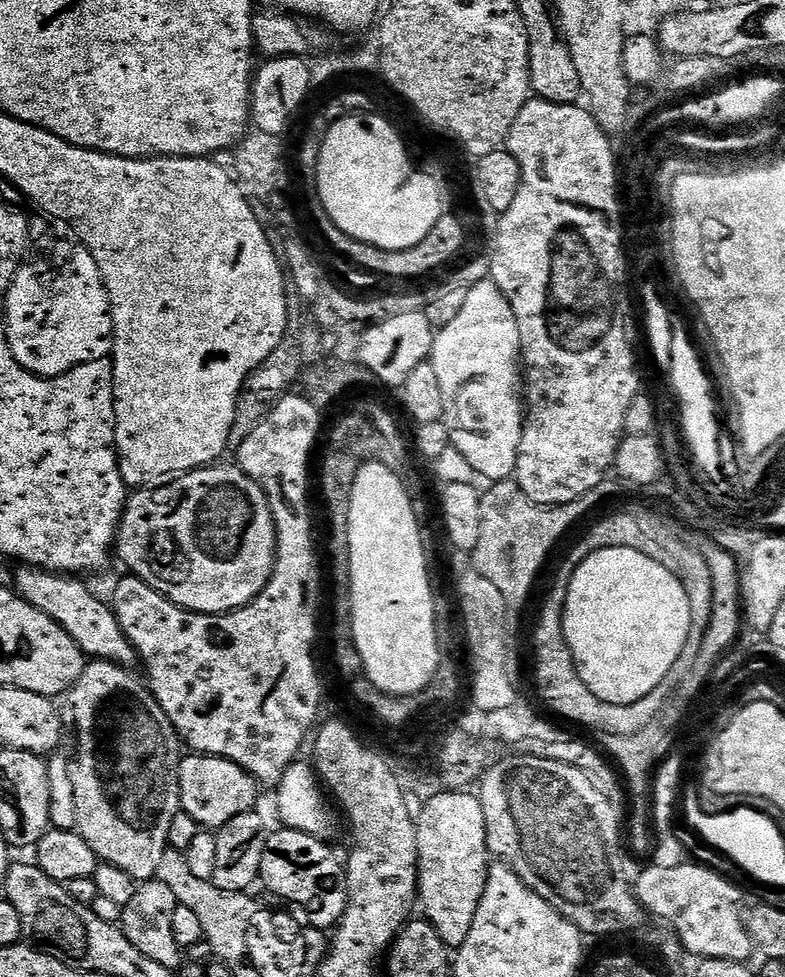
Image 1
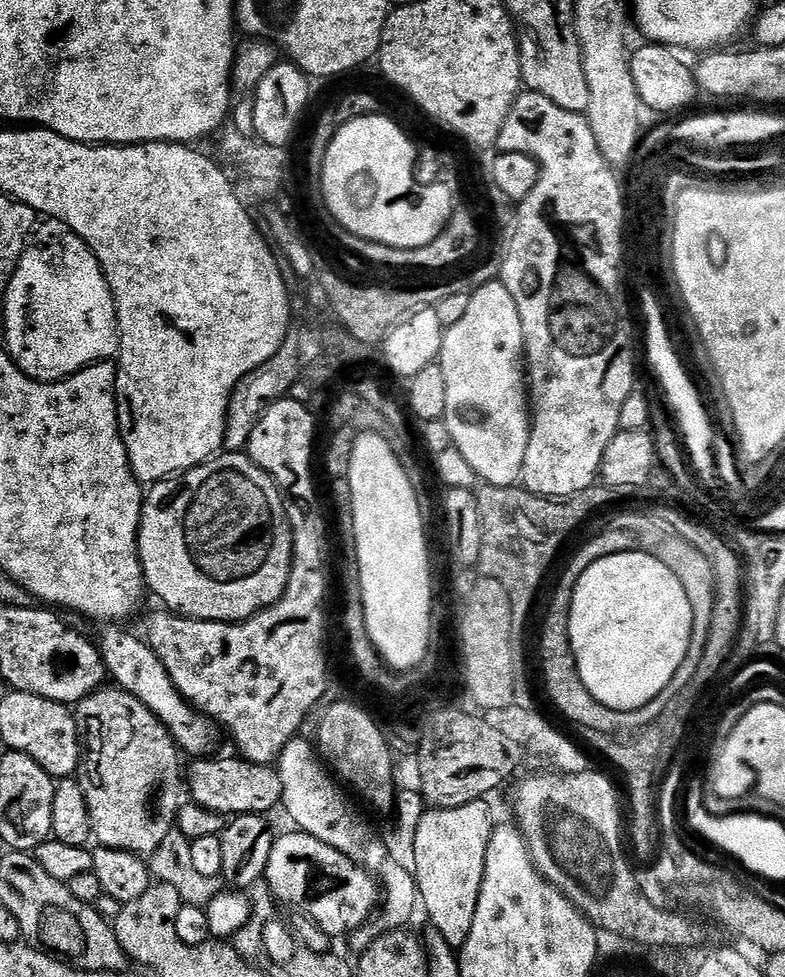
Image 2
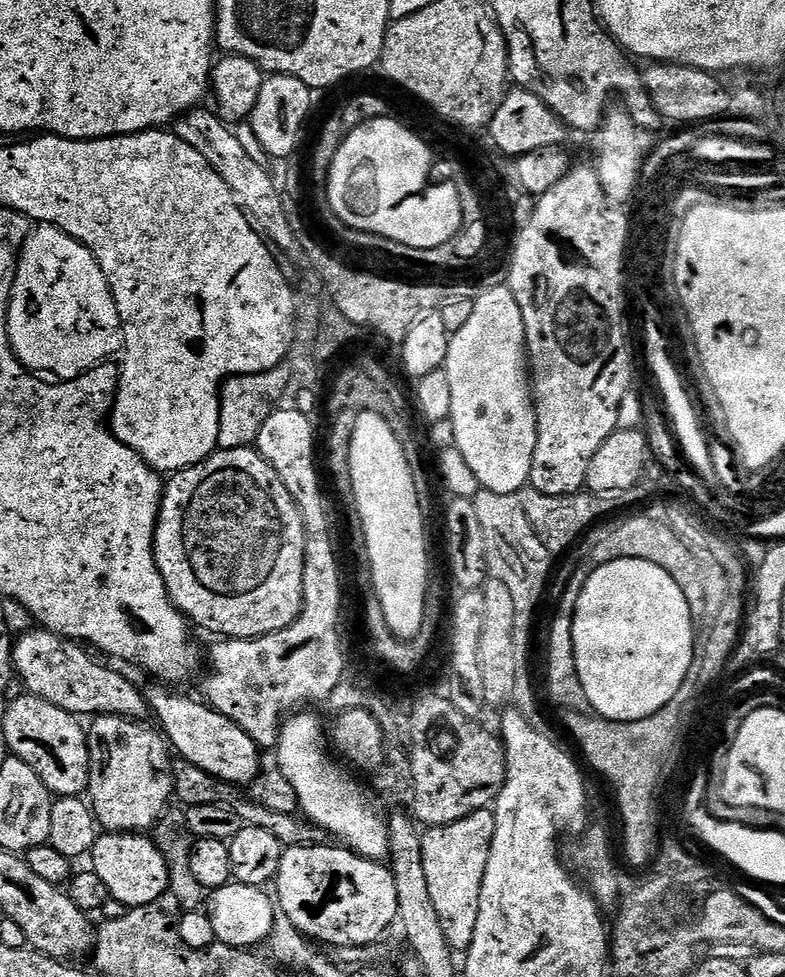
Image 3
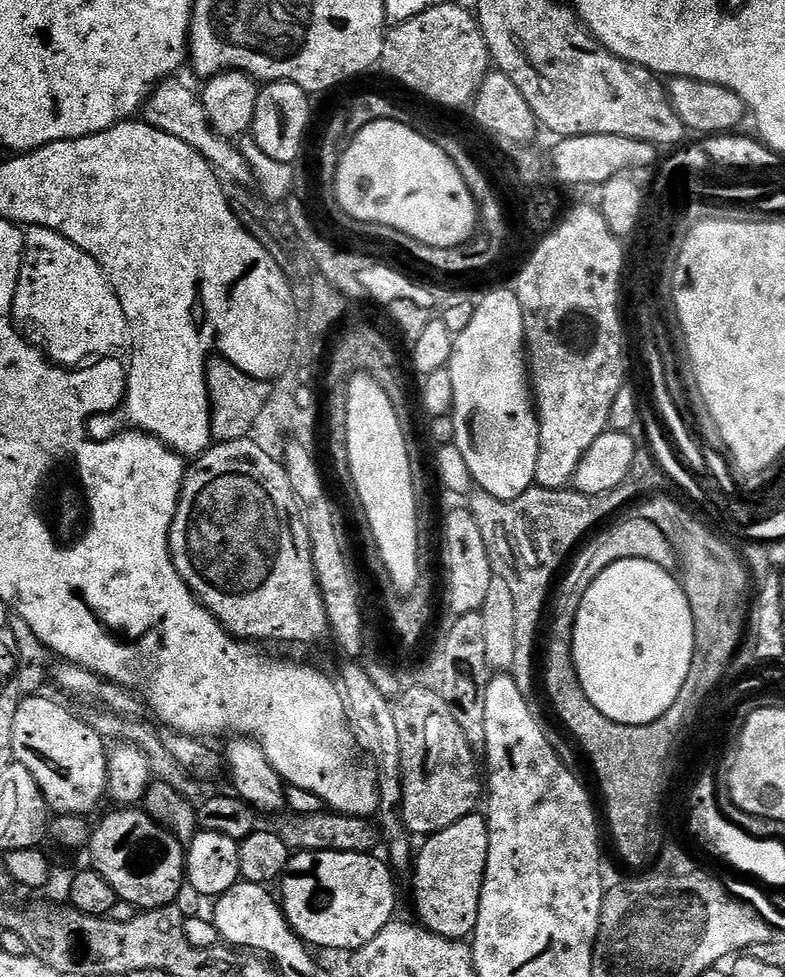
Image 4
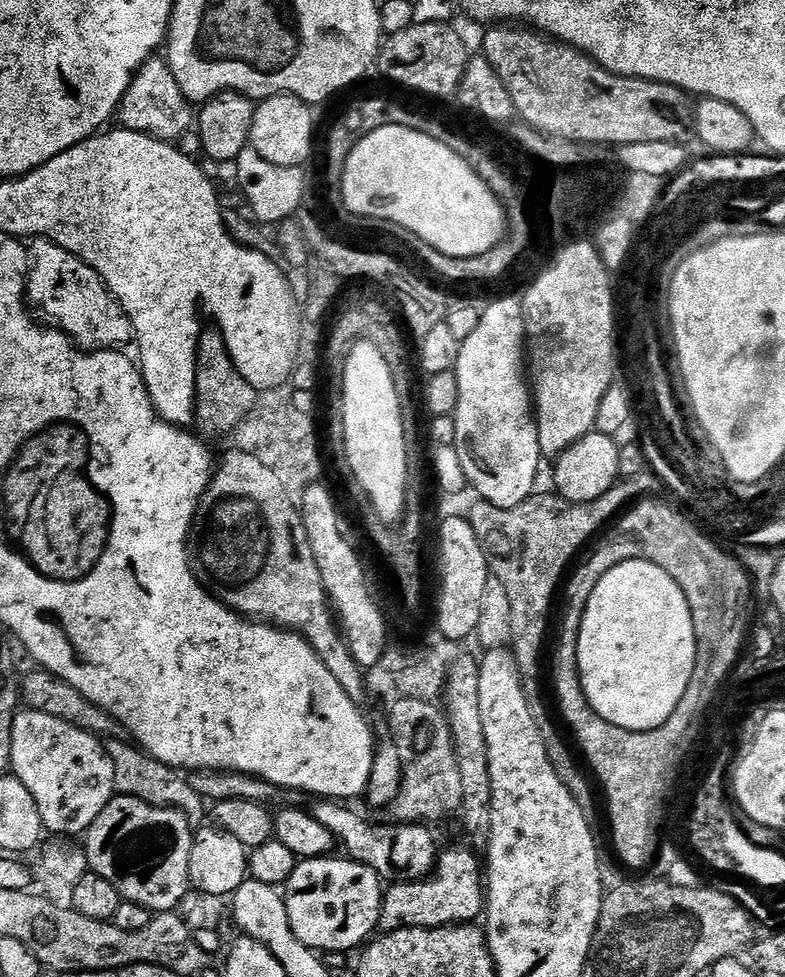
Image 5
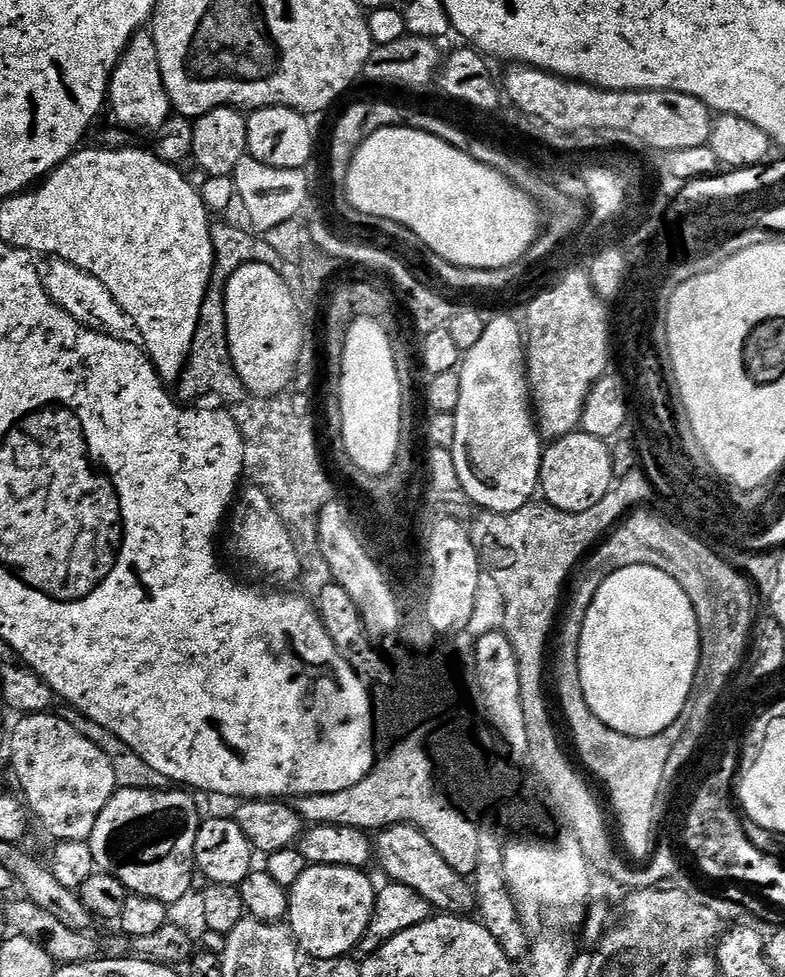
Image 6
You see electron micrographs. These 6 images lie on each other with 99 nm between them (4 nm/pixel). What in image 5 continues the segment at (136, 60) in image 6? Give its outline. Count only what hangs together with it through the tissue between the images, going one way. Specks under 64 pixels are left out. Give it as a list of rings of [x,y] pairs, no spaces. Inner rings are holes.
[[[153,58],[139,68],[120,103],[118,124],[121,128],[129,128],[135,132],[141,132],[147,136],[156,136],[160,140],[167,140],[169,142],[179,141],[180,137],[193,131],[194,105],[192,101],[186,98],[186,94],[182,94],[182,89],[179,88],[167,59]]]

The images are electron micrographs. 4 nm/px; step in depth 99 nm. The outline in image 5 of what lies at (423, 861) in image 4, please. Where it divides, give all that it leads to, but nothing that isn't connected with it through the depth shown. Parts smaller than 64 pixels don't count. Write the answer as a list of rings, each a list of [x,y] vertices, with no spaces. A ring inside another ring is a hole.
[[[471,847],[448,848],[439,853],[435,868],[422,880],[396,882],[384,893],[384,905],[380,911],[381,933],[397,932],[400,928],[445,928],[451,924],[470,924],[479,921],[486,908],[486,884],[482,879],[482,860]]]

